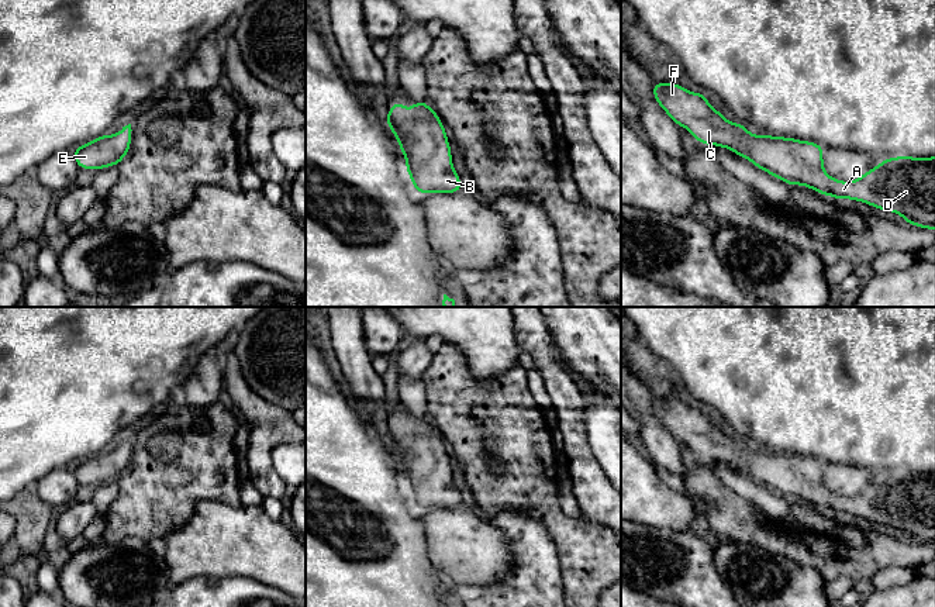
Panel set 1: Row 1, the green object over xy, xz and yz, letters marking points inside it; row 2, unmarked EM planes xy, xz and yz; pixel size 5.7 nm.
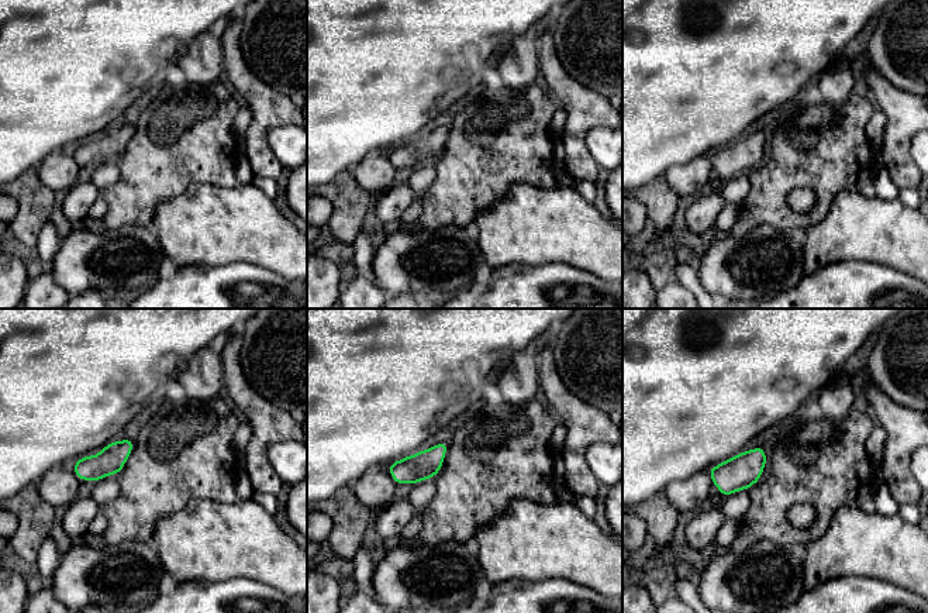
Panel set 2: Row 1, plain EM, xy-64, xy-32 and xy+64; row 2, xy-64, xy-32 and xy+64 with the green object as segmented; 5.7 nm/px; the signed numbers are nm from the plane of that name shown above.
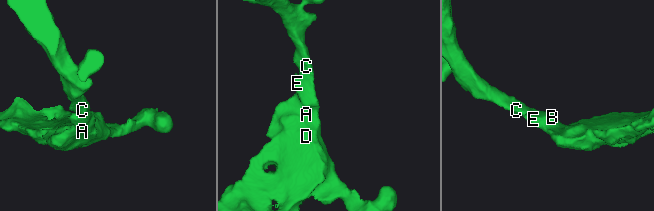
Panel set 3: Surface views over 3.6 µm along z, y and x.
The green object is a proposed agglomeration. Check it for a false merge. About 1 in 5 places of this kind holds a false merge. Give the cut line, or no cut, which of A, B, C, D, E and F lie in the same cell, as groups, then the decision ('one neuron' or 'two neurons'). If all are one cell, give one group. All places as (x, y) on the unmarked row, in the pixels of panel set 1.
cut none; groups A B C D E F; one neuron

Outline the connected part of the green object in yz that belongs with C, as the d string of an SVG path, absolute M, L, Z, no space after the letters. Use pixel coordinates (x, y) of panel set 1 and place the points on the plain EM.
M653 399L653 413L669 434L684 442L700 459L715 461L748 473L756 483L782 494L789 501L800 500L838 515L852 514L883 527L897 528L907 539L935 546L935 472L894 472L881 476L852 497L842 497L827 490L824 484L824 462L796 453L753 451L743 439L729 438L717 424L711 423L704 408L693 408L679 399Z

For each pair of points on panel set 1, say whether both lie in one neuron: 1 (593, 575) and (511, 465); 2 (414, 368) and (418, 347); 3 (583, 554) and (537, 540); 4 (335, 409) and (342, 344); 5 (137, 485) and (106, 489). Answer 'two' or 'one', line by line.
1: one
2: one
3: two
4: two
5: two

